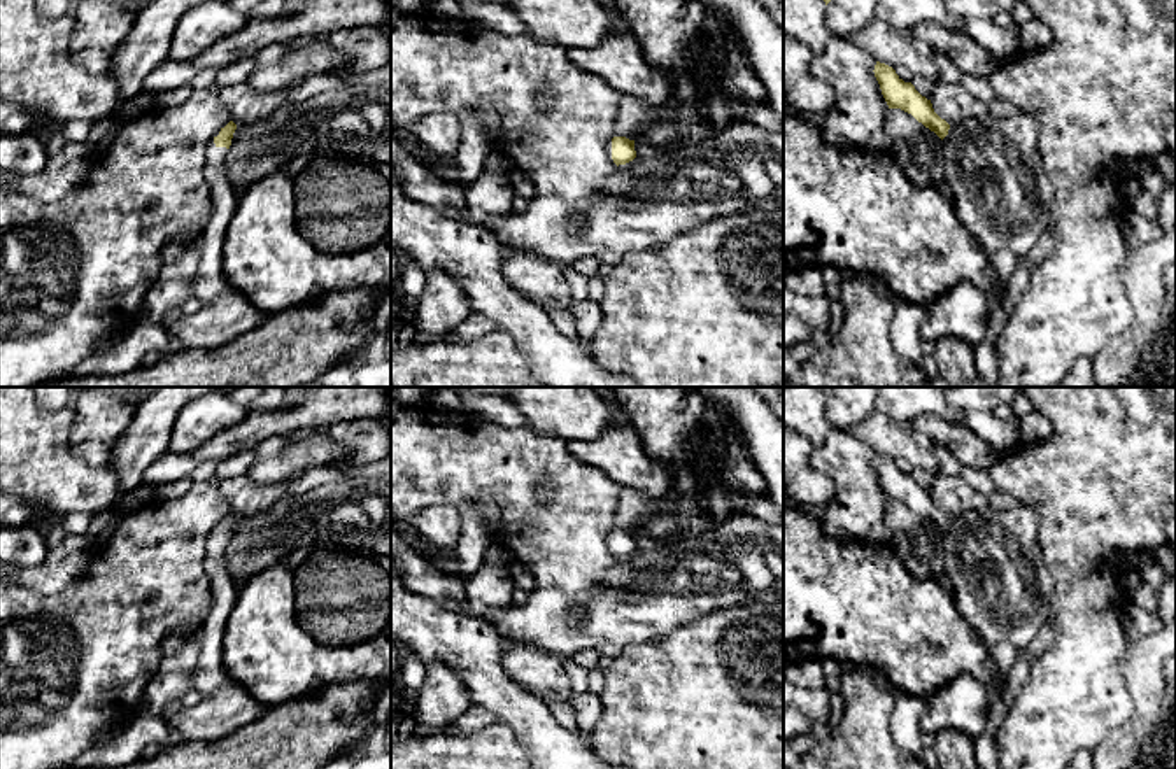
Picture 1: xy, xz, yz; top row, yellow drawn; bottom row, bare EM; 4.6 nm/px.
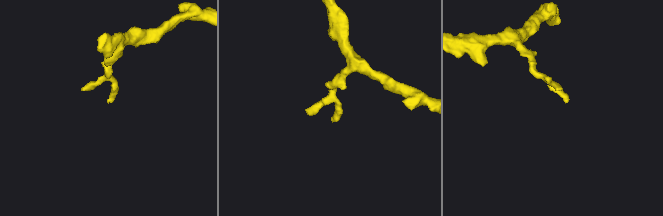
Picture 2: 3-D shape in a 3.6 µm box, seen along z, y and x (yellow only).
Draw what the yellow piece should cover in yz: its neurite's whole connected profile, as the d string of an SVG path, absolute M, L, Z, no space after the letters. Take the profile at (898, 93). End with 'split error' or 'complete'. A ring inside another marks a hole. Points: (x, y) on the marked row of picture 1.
M876 61L873 72L889 109L911 114L941 140L948 135L950 124L934 112L931 100L922 96L911 82L904 82L892 67L880 61Z | complete

